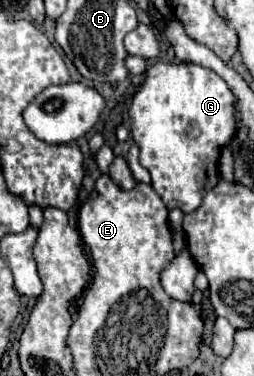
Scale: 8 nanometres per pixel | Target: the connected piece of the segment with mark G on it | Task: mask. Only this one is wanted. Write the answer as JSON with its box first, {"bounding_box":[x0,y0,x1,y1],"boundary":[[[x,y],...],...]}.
{"bounding_box":[129,63,237,213],"boundary":[[[155,63],[147,69],[147,77],[139,91],[133,95],[129,107],[131,137],[139,145],[141,165],[151,173],[151,185],[155,193],[163,199],[167,209],[181,209],[183,213],[201,207],[205,191],[209,191],[219,175],[217,161],[219,151],[233,137],[237,127],[237,99],[229,91],[227,83],[213,71],[195,63]]]}

